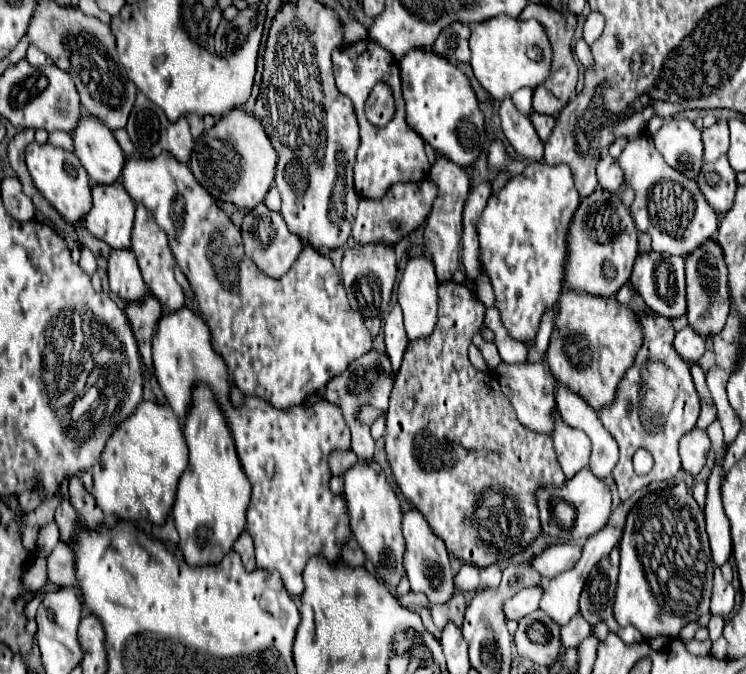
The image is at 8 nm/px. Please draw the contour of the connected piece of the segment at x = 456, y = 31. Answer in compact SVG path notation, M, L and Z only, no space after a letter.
M453 23L447 29L439 33L439 37L433 43L433 51L439 57L445 57L455 63L469 63L471 53L467 49L467 37L469 37L469 27L463 23Z

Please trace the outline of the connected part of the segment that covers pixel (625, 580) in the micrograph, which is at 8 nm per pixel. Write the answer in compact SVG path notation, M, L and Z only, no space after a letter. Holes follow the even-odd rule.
M683 483L653 491L633 505L619 541L619 551L621 569L613 603L613 615L619 625L637 627L647 639L655 635L677 637L681 627L709 613L707 597L711 597L713 561L705 517L703 509L695 503ZM683 509L691 511L691 517L697 523L697 547L689 543L687 529L681 519Z

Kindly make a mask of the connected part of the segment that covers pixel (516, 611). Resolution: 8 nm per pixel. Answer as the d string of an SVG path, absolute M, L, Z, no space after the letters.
M529 587L529 589L521 589L517 595L513 595L511 599L507 599L503 603L503 613L505 619L515 619L519 621L521 617L525 617L527 613L533 613L539 609L539 599L541 599L543 589L539 587Z

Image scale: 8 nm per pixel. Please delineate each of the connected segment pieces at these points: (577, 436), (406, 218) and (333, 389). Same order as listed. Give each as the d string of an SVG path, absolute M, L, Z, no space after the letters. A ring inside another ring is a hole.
M555 413L555 429L551 433L551 439L555 445L559 465L567 479L571 479L579 469L589 465L589 455L591 455L589 437L585 437L583 431L565 425L565 421L557 413Z
M429 177L419 183L395 183L381 199L375 199L375 201L361 197L351 235L357 243L389 243L389 245L393 245L425 223L433 201L435 201L435 183Z
M371 351L365 357L351 363L345 373L341 373L339 377L335 377L327 383L325 399L341 407L343 417L349 425L349 415L355 415L367 403L385 413L387 405L389 405L389 395L391 395L391 383L393 381L395 381L395 373L391 371L391 363L387 361L387 355L381 353L381 351ZM371 375L375 375L375 379L371 379Z

